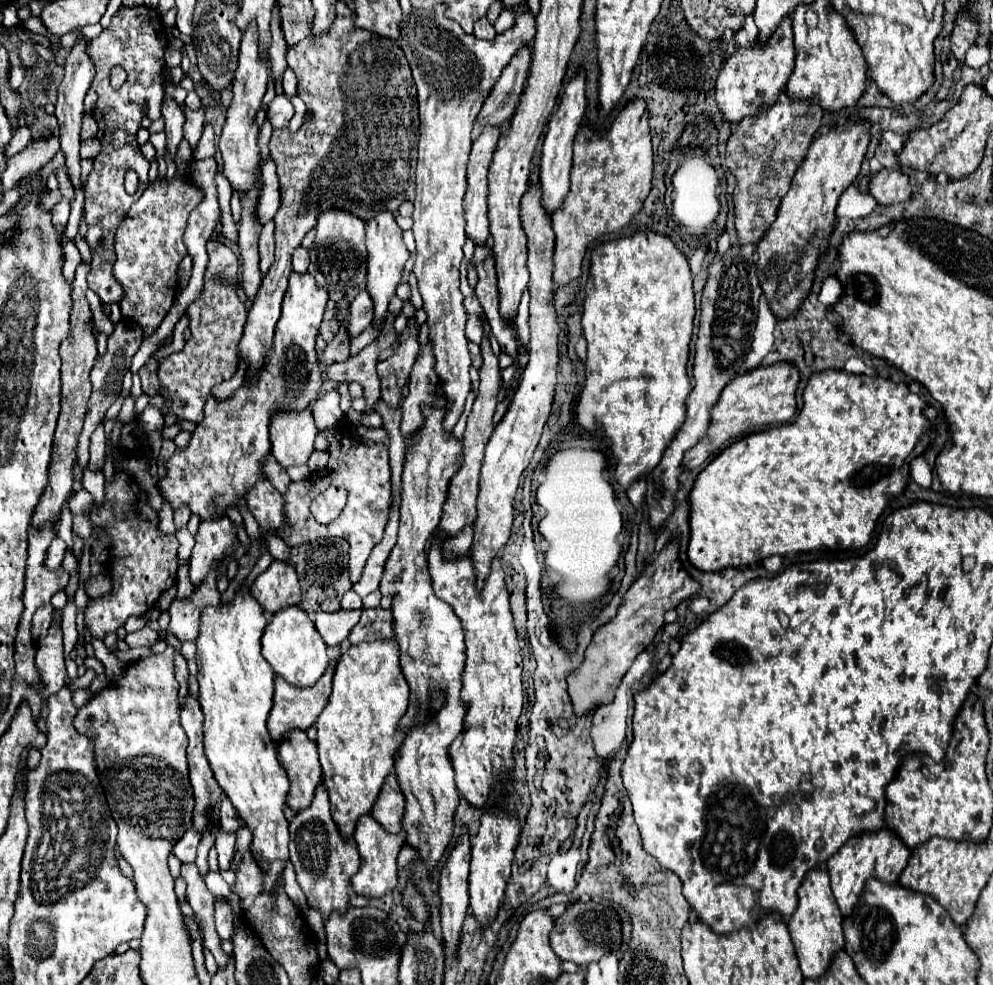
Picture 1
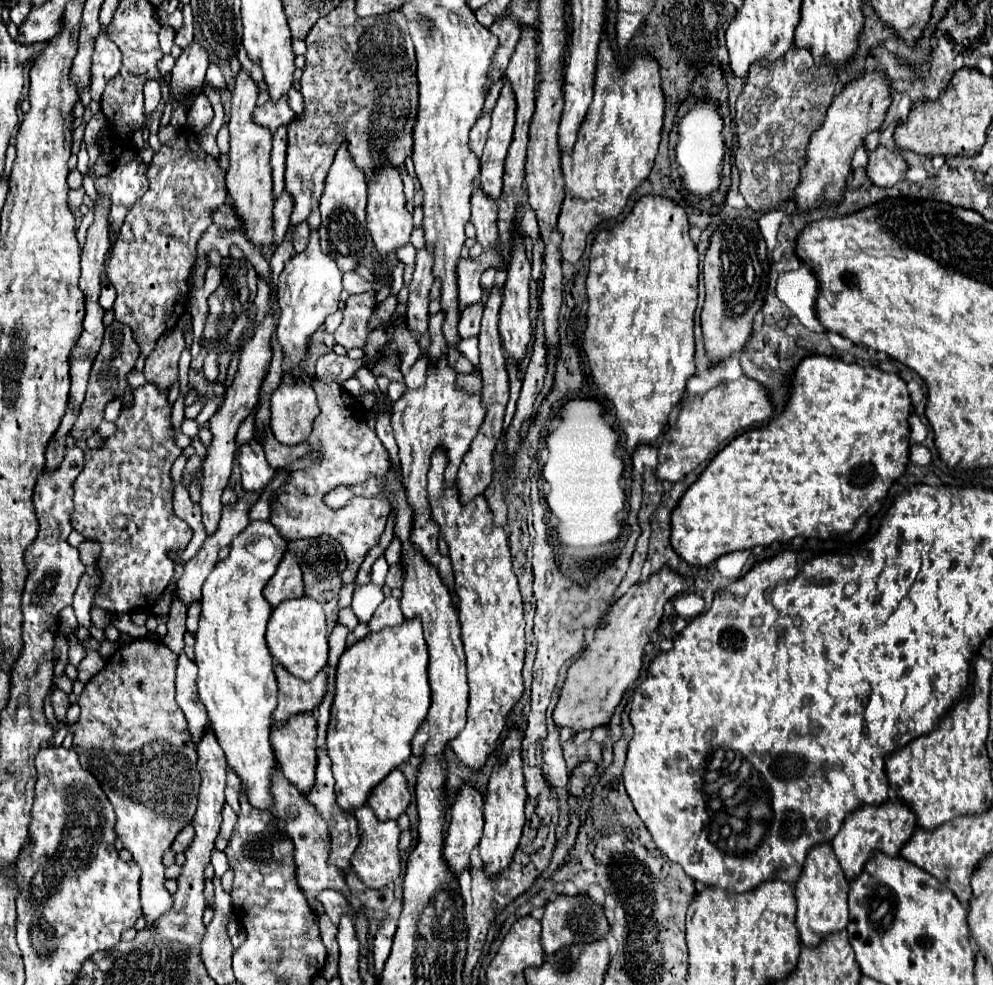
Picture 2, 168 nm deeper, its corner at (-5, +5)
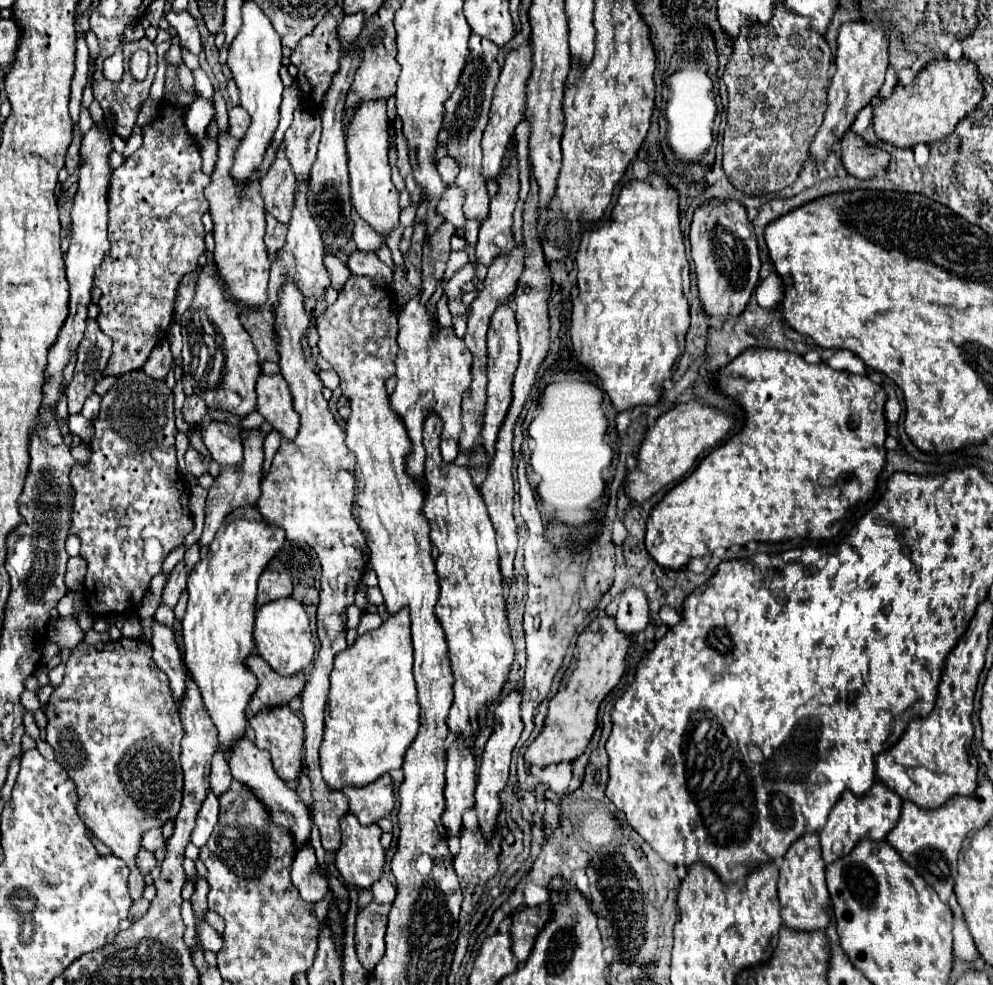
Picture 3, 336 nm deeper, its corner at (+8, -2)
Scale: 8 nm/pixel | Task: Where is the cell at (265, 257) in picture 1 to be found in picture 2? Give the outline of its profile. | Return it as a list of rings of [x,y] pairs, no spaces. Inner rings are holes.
[[[283,192],[277,200],[275,200],[275,208],[273,208],[273,228],[275,228],[275,244],[279,244],[289,228],[291,222],[291,212],[293,212],[293,198],[289,192]]]

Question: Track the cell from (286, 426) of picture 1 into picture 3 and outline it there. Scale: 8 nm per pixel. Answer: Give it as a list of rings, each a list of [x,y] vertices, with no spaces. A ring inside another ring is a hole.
[[[260,375],[256,381],[256,393],[256,411],[272,425],[272,431],[278,431],[282,439],[294,439],[298,435],[300,419],[294,411],[294,401],[284,377]]]

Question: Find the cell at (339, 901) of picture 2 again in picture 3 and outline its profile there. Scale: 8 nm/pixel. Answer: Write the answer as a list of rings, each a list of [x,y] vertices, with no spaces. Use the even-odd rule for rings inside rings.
[[[310,845],[300,849],[292,863],[292,883],[298,889],[298,893],[302,895],[302,899],[308,903],[322,901],[324,895],[328,893],[326,879],[322,875],[312,875],[314,863],[316,863],[316,855]]]

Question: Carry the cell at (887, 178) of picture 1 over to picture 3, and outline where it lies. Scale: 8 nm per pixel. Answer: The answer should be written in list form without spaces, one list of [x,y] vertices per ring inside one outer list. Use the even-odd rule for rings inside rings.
[[[848,131],[840,139],[840,151],[844,169],[856,179],[874,179],[878,171],[884,171],[888,167],[890,161],[890,155],[884,149],[868,145],[862,137],[856,137],[852,131]]]

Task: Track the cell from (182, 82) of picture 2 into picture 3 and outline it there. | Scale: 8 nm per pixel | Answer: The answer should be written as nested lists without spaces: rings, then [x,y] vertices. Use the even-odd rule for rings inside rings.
[[[168,11],[168,13],[166,13],[166,21],[176,29],[180,47],[186,47],[190,53],[198,55],[200,49],[202,49],[202,45],[200,45],[200,35],[198,35],[196,23],[194,23],[194,19],[190,17],[190,13],[188,13],[188,11],[182,11],[182,13]]]

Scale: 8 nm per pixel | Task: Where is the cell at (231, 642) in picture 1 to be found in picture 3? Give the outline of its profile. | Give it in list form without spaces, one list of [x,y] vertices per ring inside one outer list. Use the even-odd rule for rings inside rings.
[[[242,507],[232,511],[230,519],[222,523],[218,529],[214,541],[208,547],[208,555],[204,561],[200,561],[192,575],[188,577],[188,609],[182,621],[182,633],[184,633],[184,663],[192,675],[192,681],[196,683],[202,703],[212,719],[212,723],[218,729],[218,751],[222,751],[226,757],[234,749],[234,745],[246,737],[248,729],[248,717],[246,707],[258,687],[256,675],[248,669],[248,657],[254,653],[254,613],[256,613],[256,585],[266,569],[268,561],[280,551],[284,545],[284,531],[272,525],[266,525],[260,517],[256,507]]]

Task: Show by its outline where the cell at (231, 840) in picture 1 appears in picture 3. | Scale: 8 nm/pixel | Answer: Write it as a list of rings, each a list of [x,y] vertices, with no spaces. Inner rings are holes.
[[[208,791],[208,797],[202,803],[202,809],[196,817],[196,827],[192,831],[192,843],[198,849],[202,849],[206,845],[206,841],[210,839],[210,835],[212,835],[216,823],[218,823],[218,811],[220,811],[218,799],[212,795],[212,791]]]

